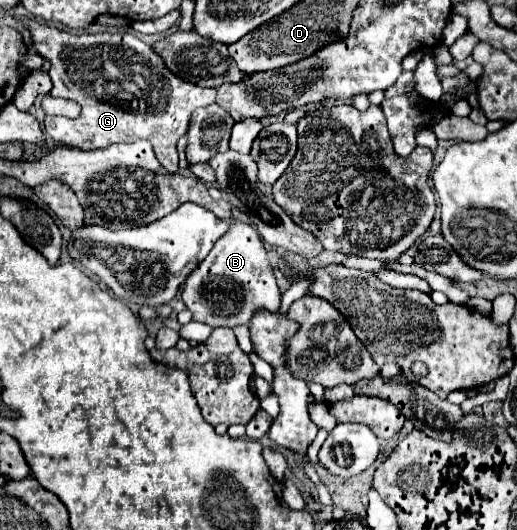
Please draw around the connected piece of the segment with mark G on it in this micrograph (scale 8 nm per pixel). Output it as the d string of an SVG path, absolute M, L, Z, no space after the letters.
M17 18L23 26L31 30L33 46L35 50L45 56L51 62L49 76L53 80L51 94L57 98L71 98L81 104L79 118L61 118L61 116L47 116L45 118L45 134L55 140L69 144L79 150L95 150L105 148L115 142L135 142L139 138L145 138L151 142L155 156L159 158L161 166L167 168L167 172L177 172L177 142L181 136L185 136L191 112L201 106L209 106L215 102L215 88L201 88L197 84L185 82L171 74L163 60L151 52L151 46L139 40L131 32L117 32L117 34L69 34L61 32L57 28L41 26L27 18Z

